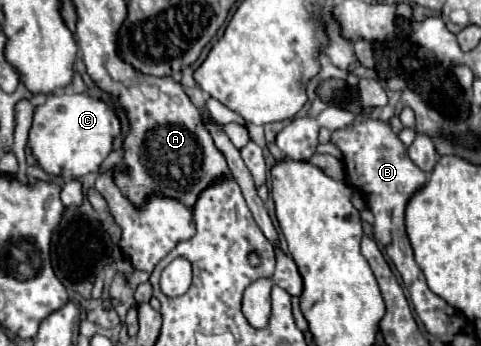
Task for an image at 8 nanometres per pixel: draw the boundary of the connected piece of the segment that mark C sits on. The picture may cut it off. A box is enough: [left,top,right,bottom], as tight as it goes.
[28,93,120,179]

